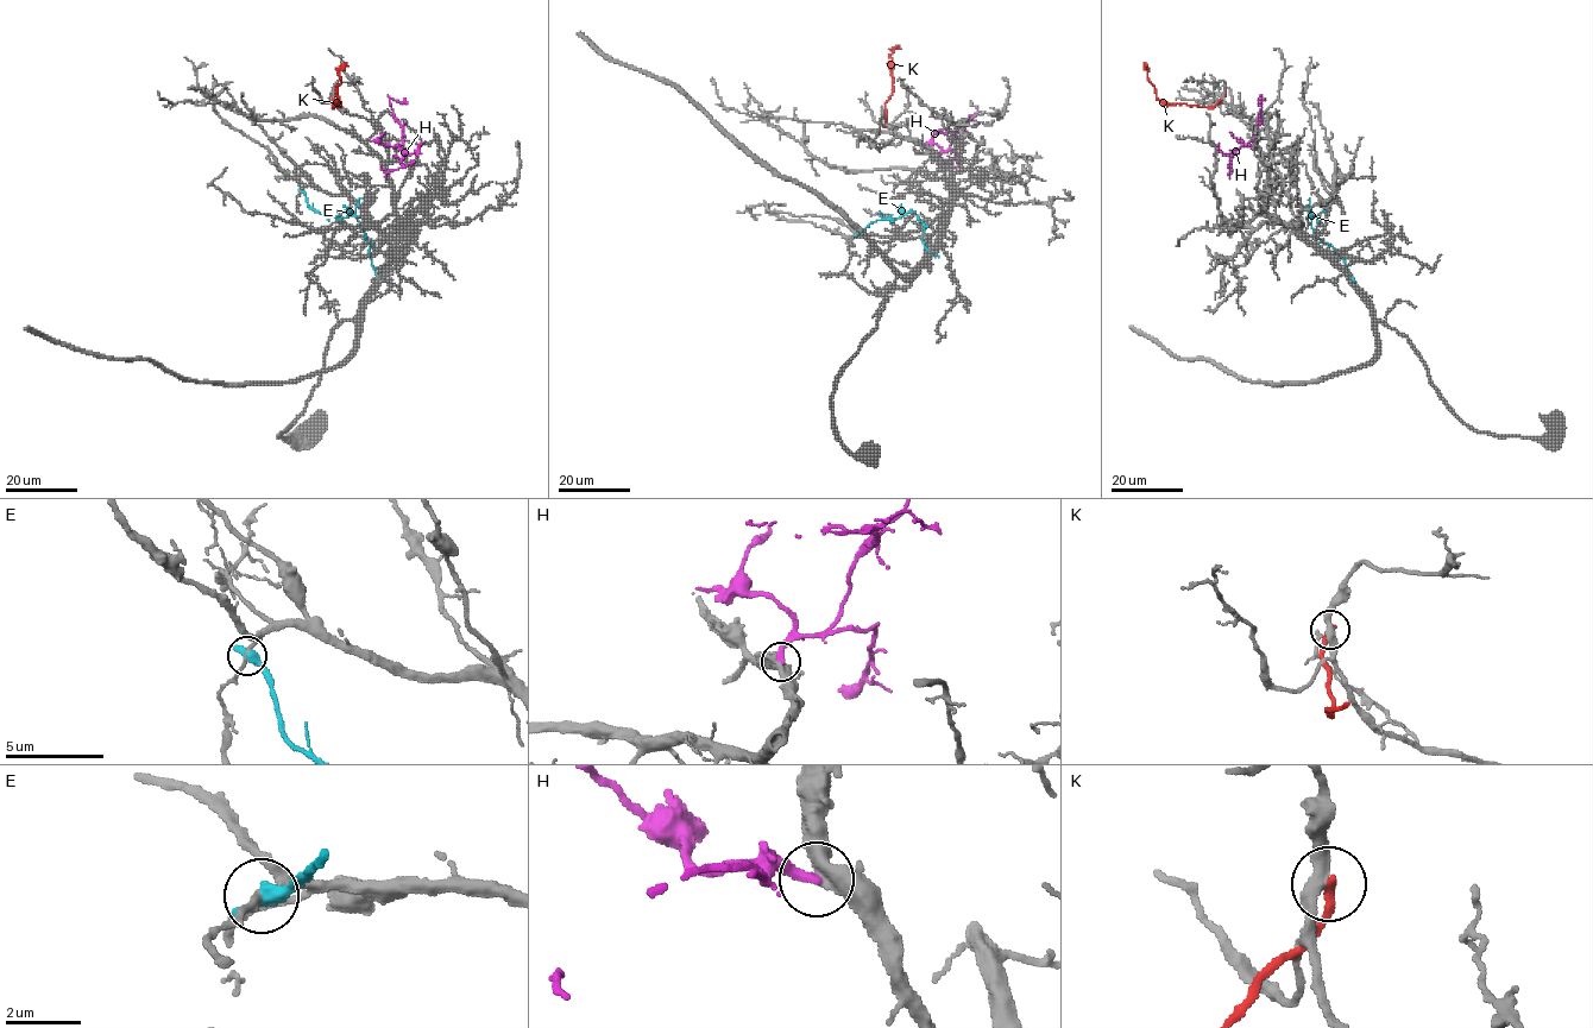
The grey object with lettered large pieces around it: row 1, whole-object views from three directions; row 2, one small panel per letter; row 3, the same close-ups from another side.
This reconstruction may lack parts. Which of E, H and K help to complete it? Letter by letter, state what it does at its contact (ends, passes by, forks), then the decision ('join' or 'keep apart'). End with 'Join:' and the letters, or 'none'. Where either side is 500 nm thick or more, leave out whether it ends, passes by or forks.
E: keep apart
H: it ends; join
K: it ends; keep apart
Join: H

